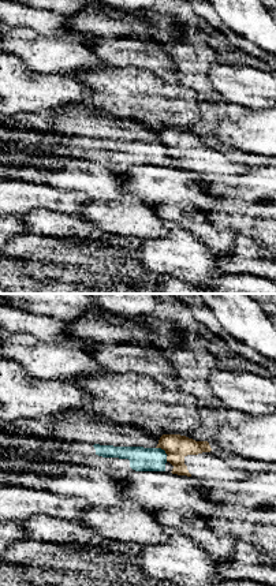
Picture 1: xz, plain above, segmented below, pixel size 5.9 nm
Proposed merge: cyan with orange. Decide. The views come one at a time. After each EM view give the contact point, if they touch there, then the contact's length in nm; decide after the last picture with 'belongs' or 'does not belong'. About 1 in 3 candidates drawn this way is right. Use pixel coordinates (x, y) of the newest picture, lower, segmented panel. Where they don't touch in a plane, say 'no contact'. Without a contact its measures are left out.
meets cyan at (160, 448); contact 80 nm long

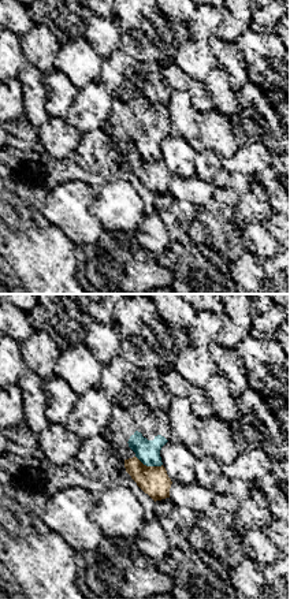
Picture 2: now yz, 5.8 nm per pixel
meets cyan at (149, 465); contact 170 nm long

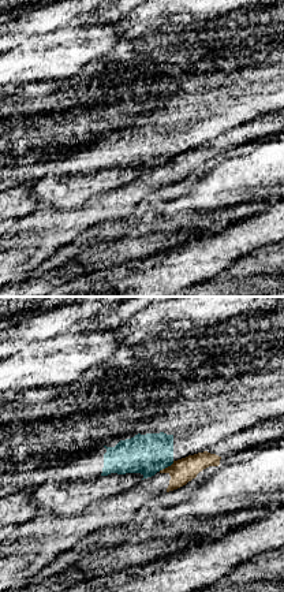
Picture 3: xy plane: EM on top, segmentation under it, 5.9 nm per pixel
meets cyan at (165, 466); contact 110 nm long

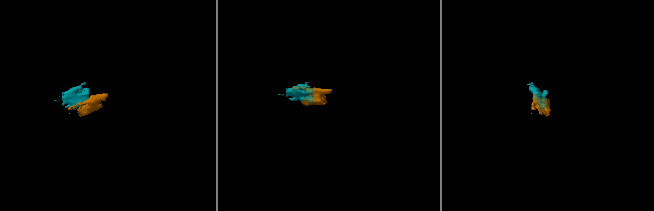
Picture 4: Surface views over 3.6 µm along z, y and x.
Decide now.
does not belong

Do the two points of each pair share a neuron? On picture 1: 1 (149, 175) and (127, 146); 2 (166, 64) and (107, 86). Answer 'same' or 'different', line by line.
1: different
2: different

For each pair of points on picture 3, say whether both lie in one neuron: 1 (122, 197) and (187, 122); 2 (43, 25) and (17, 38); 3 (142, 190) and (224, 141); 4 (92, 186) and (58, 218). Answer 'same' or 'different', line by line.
1: different
2: same
3: same
4: different

